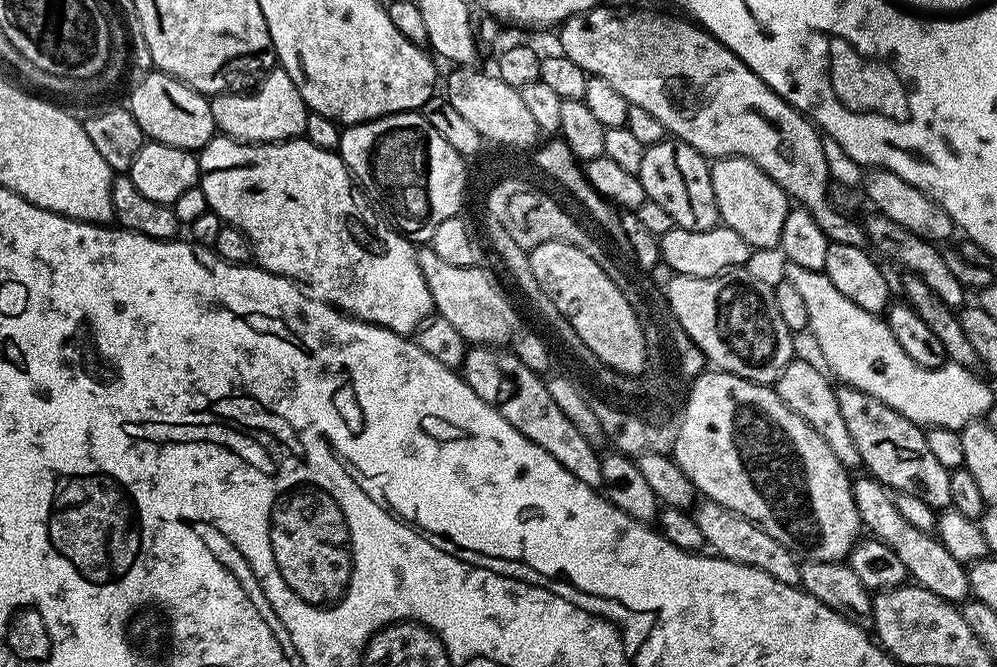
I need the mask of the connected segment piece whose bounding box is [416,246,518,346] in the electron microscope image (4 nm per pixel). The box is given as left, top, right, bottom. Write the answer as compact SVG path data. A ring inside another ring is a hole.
M430 246L421 247L416 257L432 295L433 309L446 318L446 322L451 322L469 345L504 346L516 335L516 312L511 302L496 289L495 282L483 272L483 267L450 266L450 262L442 262Z

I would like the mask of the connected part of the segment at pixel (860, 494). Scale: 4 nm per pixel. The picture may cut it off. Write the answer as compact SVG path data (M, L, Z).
M863 474L856 476L852 481L852 493L854 494L854 506L858 506L860 523L865 529L868 528L875 539L880 540L898 558L902 558L902 566L906 566L909 577L921 588L938 594L942 599L949 602L963 602L969 599L968 590L968 569L960 563L946 546L932 532L918 530L918 526L910 526L902 514L898 514L893 493L885 488L875 476Z

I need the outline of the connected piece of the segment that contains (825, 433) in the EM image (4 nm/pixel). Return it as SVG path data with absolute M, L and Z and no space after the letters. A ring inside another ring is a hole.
M793 358L786 366L786 370L782 370L782 374L777 378L774 391L790 410L794 410L794 414L804 419L824 439L830 450L834 450L834 458L838 458L840 464L849 470L859 469L861 463L858 446L854 442L854 434L850 434L850 426L840 409L836 388L833 381L823 371L821 372L810 361Z

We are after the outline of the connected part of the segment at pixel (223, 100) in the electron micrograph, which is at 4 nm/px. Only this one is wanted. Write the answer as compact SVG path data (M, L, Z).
M277 66L265 72L255 87L243 92L221 92L211 97L210 114L214 114L217 133L231 140L243 140L246 144L274 144L303 137L310 109L302 94L298 94L298 86L294 86L290 74Z

